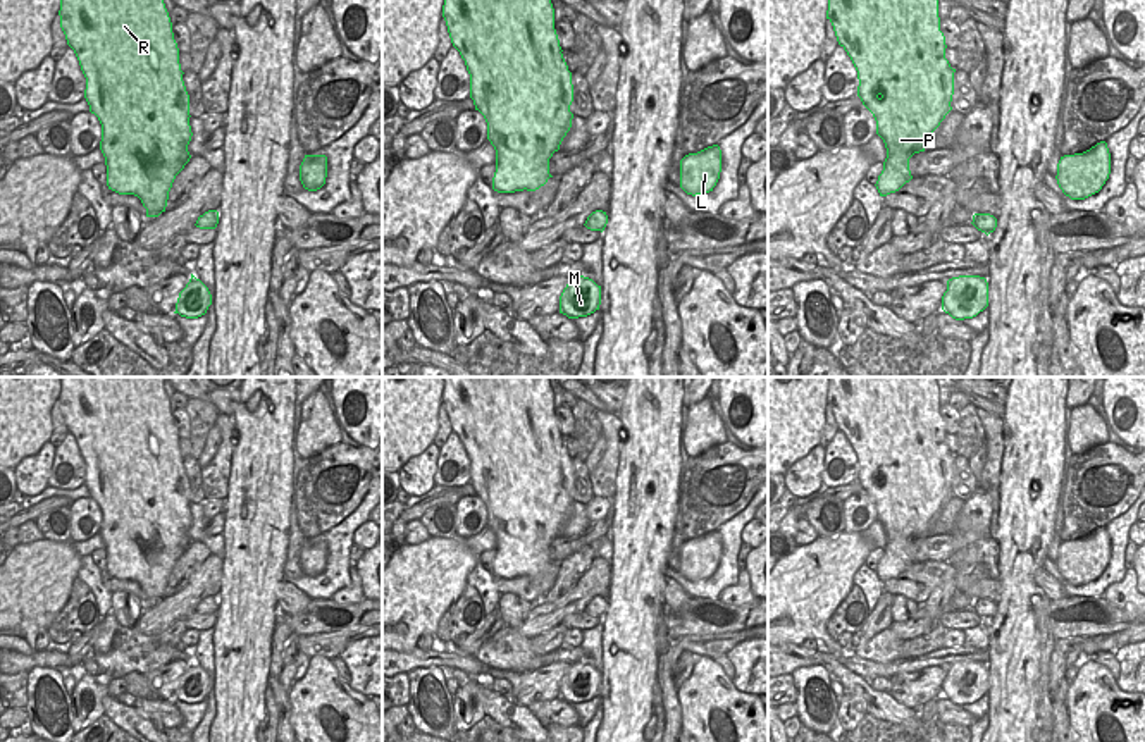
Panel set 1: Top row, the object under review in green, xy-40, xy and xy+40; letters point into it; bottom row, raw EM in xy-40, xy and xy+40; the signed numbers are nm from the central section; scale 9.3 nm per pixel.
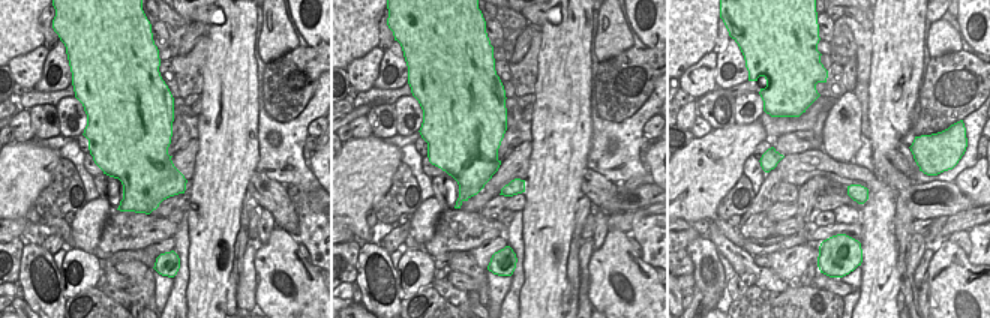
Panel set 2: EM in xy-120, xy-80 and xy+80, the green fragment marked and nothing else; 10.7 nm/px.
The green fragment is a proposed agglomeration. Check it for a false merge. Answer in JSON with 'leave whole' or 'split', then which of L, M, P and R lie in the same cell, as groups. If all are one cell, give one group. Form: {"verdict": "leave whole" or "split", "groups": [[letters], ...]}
{"verdict": "leave whole", "groups": [["L", "M", "P", "R"]]}

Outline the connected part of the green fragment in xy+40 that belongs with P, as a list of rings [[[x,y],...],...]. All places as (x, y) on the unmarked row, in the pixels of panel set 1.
[[[828,377],[826,405],[857,456],[857,482],[876,506],[887,544],[878,561],[880,582],[913,565],[909,544],[925,537],[930,522],[952,496],[954,458],[945,444],[935,377]]]

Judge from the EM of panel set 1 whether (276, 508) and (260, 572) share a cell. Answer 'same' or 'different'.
same

